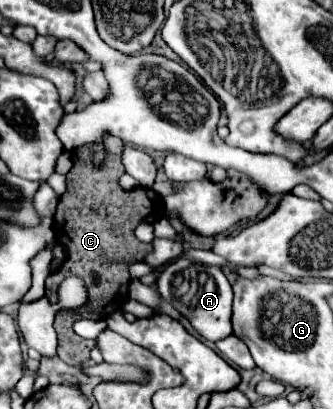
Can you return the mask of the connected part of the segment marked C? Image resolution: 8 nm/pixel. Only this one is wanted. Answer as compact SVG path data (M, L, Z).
M108 135L104 139L104 147L106 147L106 167L94 167L92 163L92 155L90 155L90 147L80 147L74 151L74 167L72 171L66 175L66 193L60 197L60 203L56 207L56 215L54 215L54 237L60 245L64 245L66 250L65 262L62 264L66 276L75 275L84 279L84 283L88 283L88 309L60 309L58 317L56 317L56 331L58 331L58 357L62 361L66 361L68 365L84 365L90 359L90 349L94 347L96 341L86 341L82 337L78 337L76 333L72 333L72 325L76 319L82 317L82 313L88 313L88 317L98 317L104 313L104 319L112 313L122 309L122 305L130 299L128 297L128 287L130 287L130 263L142 261L146 253L150 253L150 245L142 243L134 237L134 229L138 223L142 221L150 221L150 215L154 213L152 201L148 197L148 191L142 187L124 191L118 185L120 175L124 173L124 167L120 163L120 153L124 143L118 137Z

